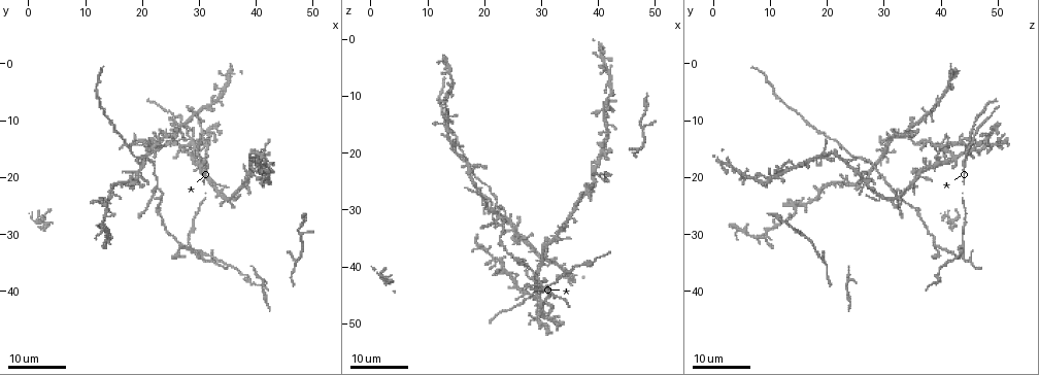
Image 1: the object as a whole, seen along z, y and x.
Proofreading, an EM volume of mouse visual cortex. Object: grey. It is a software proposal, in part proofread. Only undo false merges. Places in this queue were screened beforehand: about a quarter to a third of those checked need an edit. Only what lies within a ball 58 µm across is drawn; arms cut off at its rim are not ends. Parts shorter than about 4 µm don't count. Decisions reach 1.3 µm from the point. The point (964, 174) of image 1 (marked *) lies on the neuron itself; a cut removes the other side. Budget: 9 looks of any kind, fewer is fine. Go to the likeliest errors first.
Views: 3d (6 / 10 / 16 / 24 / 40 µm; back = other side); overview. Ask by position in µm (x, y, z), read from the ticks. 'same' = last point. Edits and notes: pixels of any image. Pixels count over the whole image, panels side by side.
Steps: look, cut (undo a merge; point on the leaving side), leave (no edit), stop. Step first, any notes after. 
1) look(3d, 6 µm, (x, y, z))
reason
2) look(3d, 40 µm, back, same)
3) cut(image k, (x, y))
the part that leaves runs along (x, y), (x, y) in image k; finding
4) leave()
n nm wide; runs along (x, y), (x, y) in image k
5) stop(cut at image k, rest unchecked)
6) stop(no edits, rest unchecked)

look(3d, 24 µm, (30.0, 34.0, 44.0))
looks like a crossing

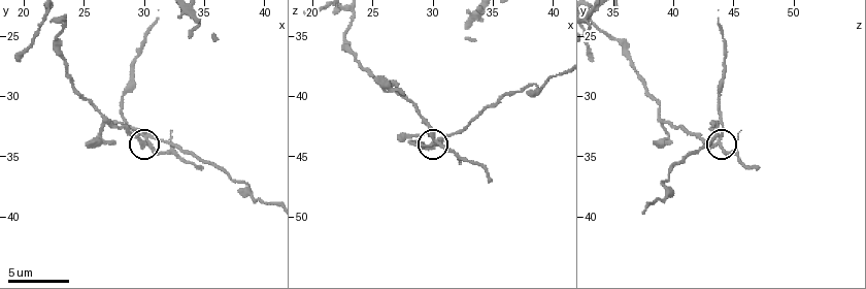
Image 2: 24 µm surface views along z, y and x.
look(3d, 6 µm, (30.4, 33.8, 43.8))
zoom in

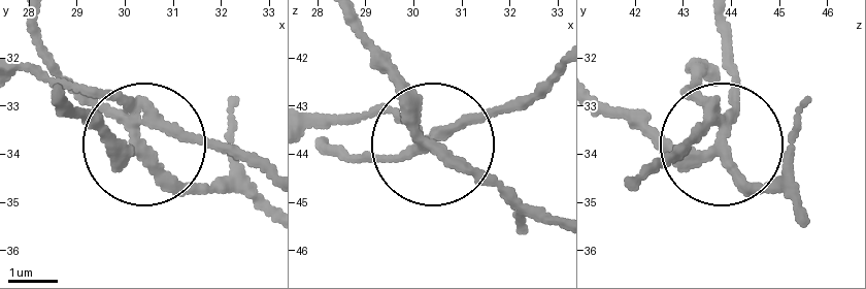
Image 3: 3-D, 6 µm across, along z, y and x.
cut(image 3, (193, 140))
5 arms; two neurons meet here

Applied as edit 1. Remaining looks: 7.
look(overview)

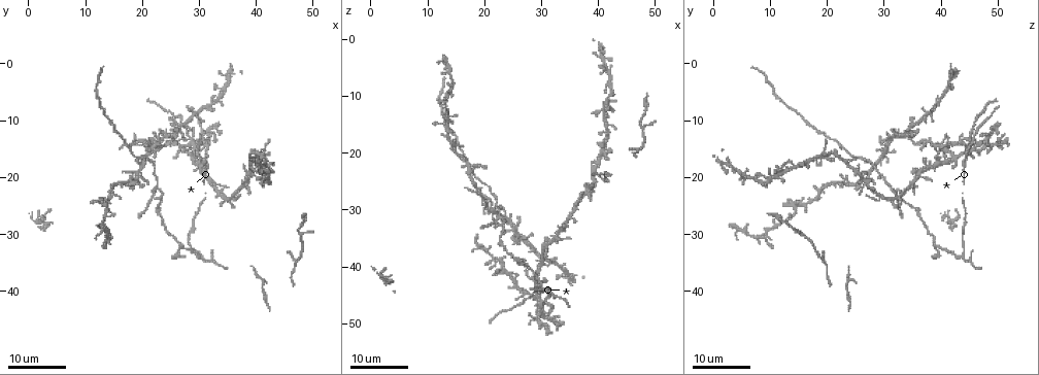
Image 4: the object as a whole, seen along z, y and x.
look(3d, 24 µm, (20.0, 16.5, 25.5))
a fork

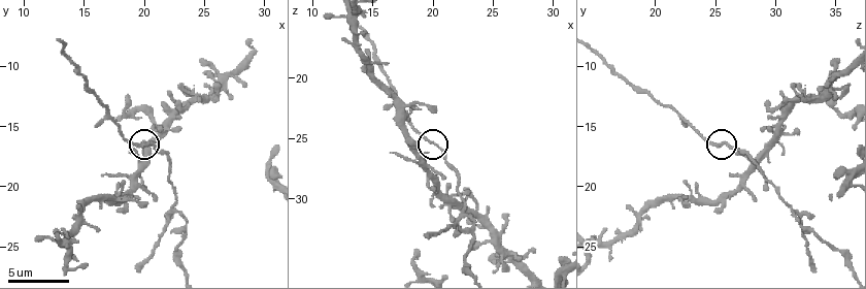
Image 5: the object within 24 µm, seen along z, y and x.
look(3d, 10 µm, (20.2, 16.6, 25.4))
zoom in

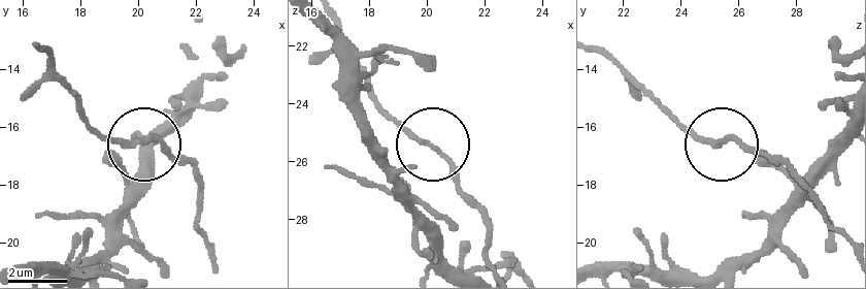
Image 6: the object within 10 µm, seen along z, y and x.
leave()
110 nm wide; runs along (845, 242), (794, 174), (734, 140), (712, 146), (677, 126) in image 6; continuous, no second neuron

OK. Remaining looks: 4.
look(3d, 10 µm, (21.8, 23.6, 32.2))
three-way junction

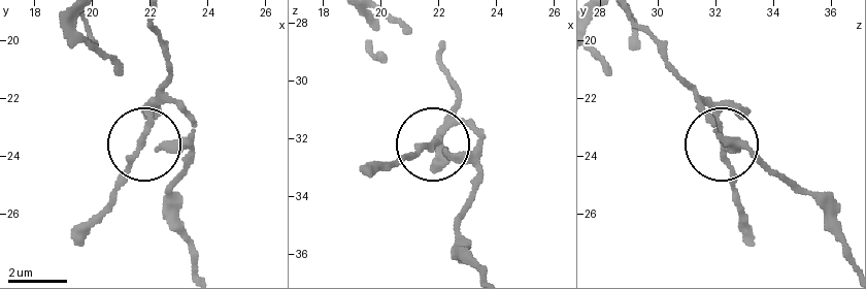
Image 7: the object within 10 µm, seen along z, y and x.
leave()
150 nm wide; runs along (477, 269), (457, 227), (472, 163), (430, 146), (378, 160) in image 7; one neuron here

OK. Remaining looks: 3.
look(3d, 16 µm, (42.0, 21.0, 9.5))

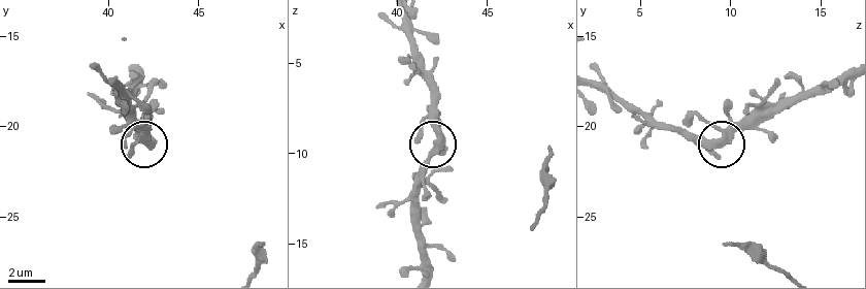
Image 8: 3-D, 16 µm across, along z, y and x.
look(3d, 6 µm, (42.4, 21.0, 9.3))

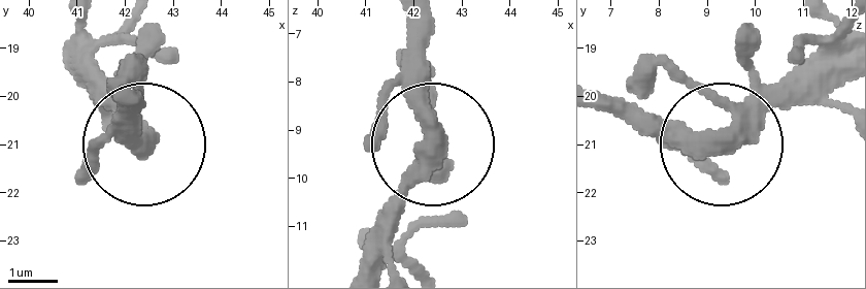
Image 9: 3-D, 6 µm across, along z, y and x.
leave()
380 nm wide; all the same neuron

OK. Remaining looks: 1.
stop(cut at image 3, rest unchecked)

